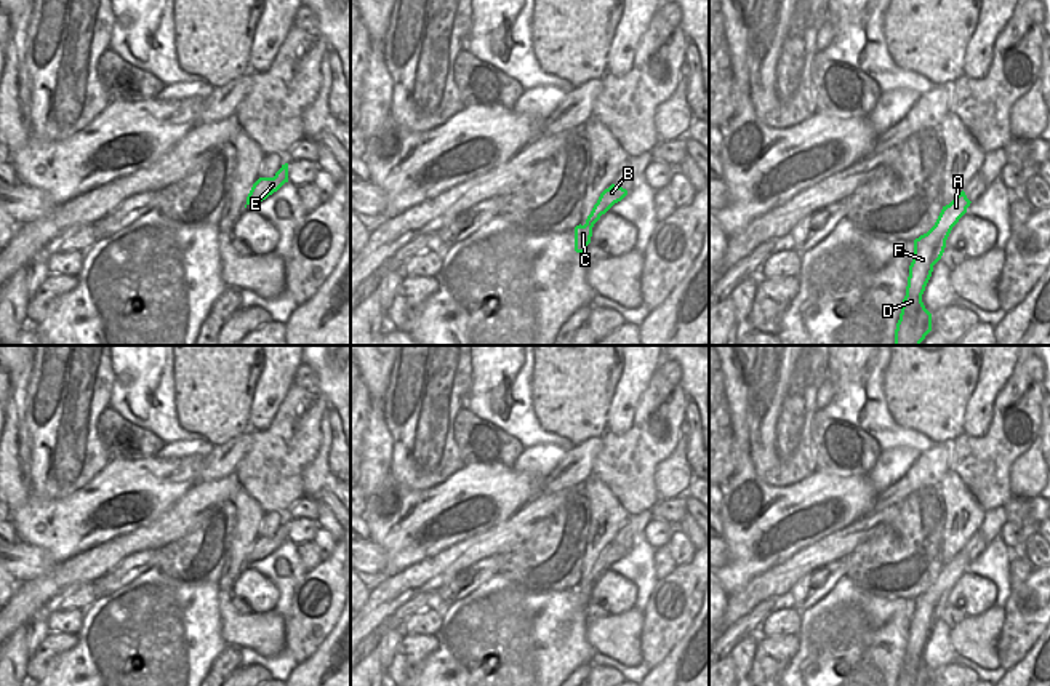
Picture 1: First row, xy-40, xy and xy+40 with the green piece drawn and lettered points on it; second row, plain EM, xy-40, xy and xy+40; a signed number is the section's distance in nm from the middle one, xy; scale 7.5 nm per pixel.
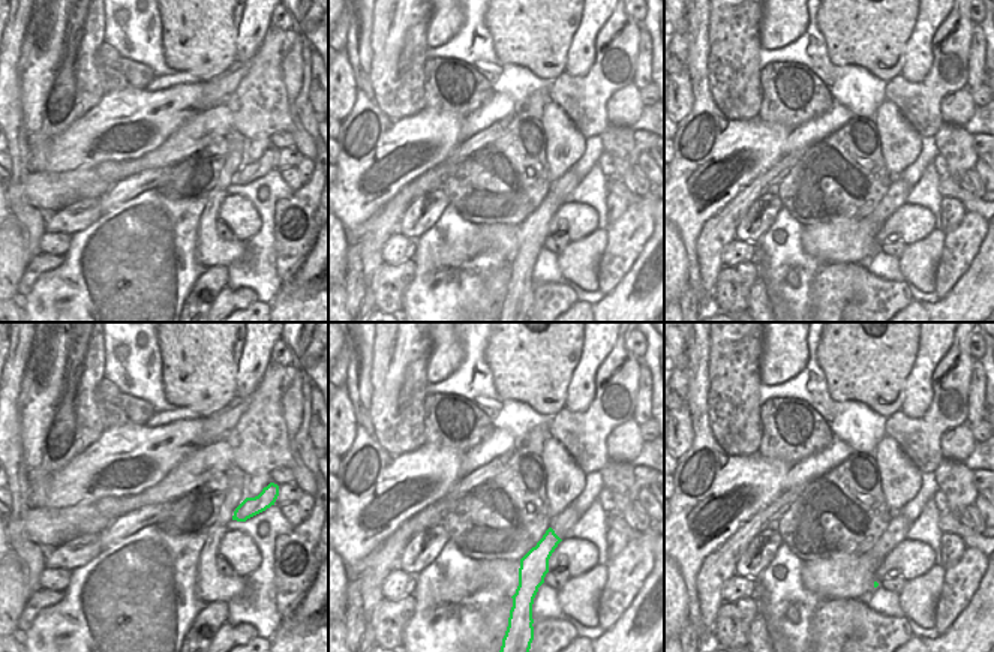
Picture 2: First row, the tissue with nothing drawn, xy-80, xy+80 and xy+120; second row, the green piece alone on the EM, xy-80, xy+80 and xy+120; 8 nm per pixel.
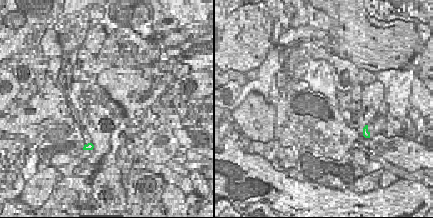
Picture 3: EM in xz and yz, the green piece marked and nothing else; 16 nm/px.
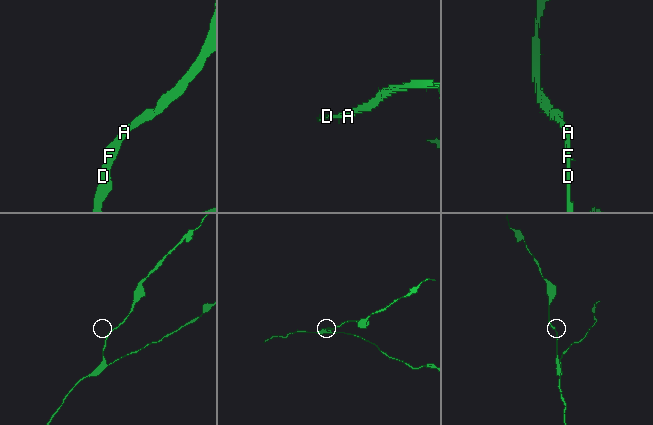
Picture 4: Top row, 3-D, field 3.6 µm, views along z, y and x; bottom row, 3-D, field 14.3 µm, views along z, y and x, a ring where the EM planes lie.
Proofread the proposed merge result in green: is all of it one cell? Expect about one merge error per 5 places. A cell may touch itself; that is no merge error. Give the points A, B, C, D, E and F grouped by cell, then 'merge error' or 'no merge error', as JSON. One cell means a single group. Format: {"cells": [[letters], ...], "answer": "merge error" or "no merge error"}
{"cells": [["A", "B", "C", "D", "E", "F"]], "answer": "no merge error"}

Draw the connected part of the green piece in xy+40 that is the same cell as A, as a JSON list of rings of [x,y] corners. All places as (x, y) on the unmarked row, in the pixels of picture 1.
[[[962,548],[949,563],[943,564],[935,584],[914,598],[914,614],[896,686],[932,686],[932,672],[925,667],[922,652],[932,635],[933,624],[944,611],[952,585],[967,571],[970,561]]]

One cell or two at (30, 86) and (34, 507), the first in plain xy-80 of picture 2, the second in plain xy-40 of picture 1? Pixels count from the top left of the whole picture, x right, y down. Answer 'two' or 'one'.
two

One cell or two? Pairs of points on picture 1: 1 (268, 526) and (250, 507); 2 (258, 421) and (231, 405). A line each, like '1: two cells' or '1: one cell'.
1: two cells
2: two cells

